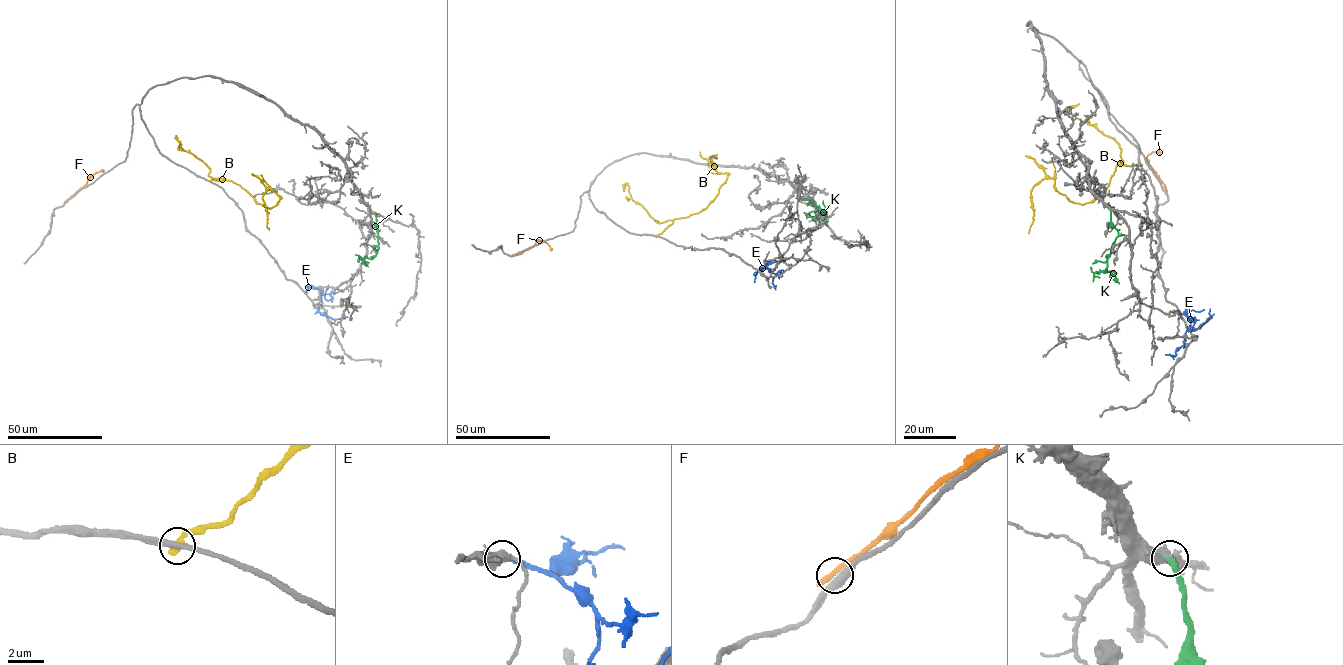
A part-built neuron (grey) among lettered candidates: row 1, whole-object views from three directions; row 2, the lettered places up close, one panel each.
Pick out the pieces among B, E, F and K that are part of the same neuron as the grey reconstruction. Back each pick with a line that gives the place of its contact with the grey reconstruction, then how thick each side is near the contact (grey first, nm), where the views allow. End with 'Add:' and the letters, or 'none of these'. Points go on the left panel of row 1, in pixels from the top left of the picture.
K: meets grey at (374, 213); 400 nm thick on the grey side, 280 nm on the other
Add: K

